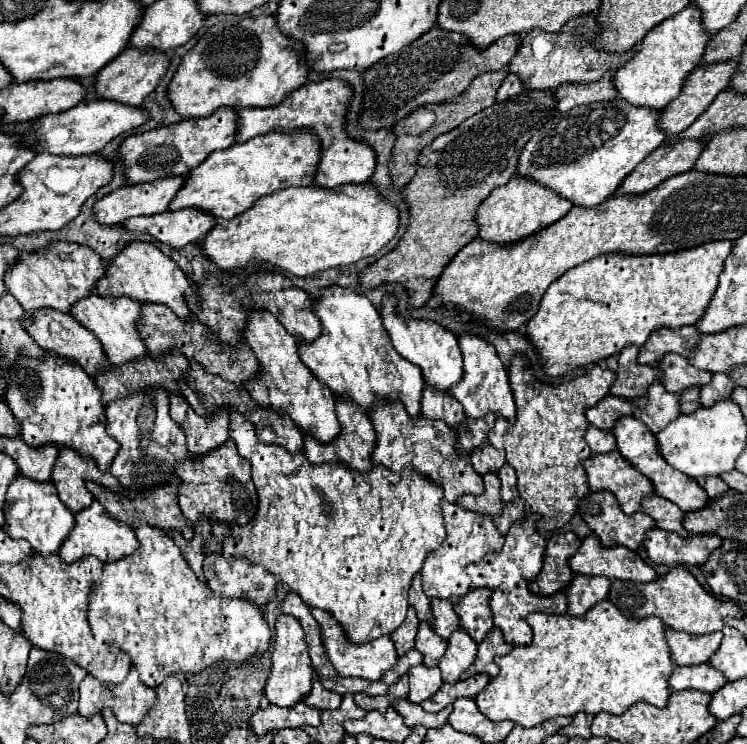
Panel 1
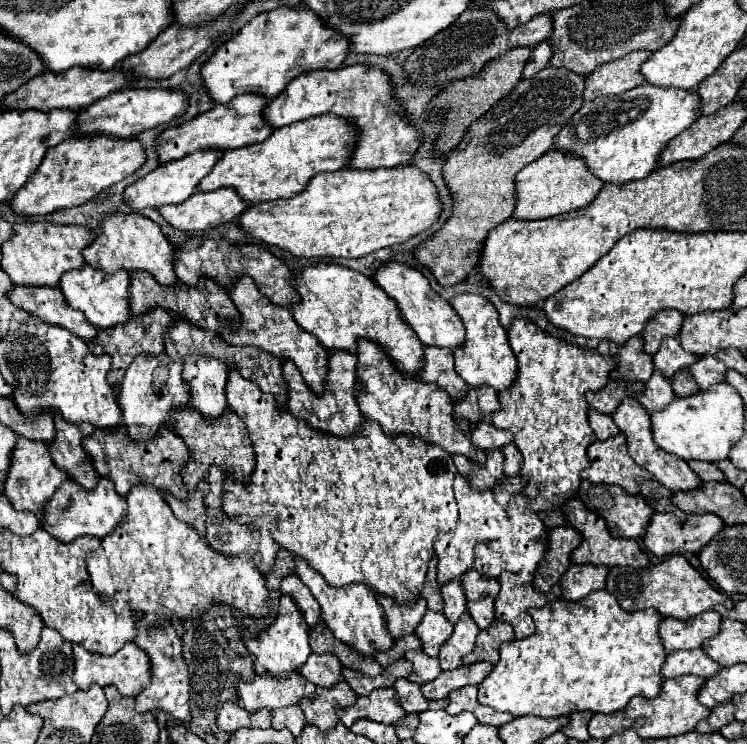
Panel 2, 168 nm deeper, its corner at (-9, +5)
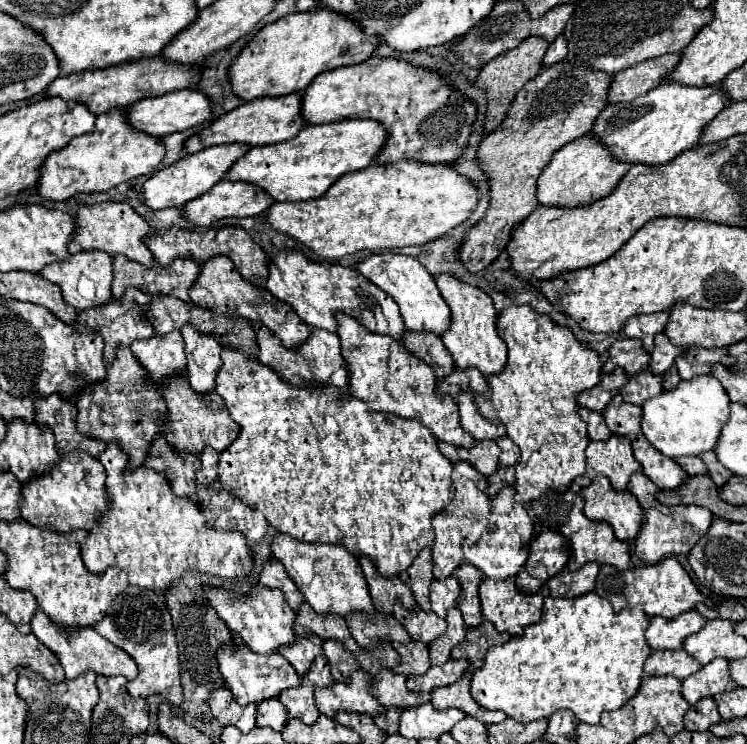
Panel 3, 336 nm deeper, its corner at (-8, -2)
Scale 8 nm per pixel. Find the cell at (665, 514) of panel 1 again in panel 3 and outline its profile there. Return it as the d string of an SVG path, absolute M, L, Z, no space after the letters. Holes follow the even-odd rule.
M636 471L636 473L630 477L630 481L628 481L628 491L636 495L636 499L638 499L638 503L640 503L642 509L650 509L650 507L654 507L654 509L658 509L658 511L664 509L664 505L660 505L660 503L656 501L656 493L658 493L660 489L658 489L642 471Z

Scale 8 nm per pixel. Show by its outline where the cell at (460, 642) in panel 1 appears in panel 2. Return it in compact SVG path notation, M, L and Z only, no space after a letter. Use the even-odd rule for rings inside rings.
M465 612L461 616L461 620L455 626L453 636L443 644L441 654L439 654L439 662L443 670L455 670L457 666L461 666L461 658L467 656L469 652L473 652L475 640L477 640L479 628L473 622L473 618Z

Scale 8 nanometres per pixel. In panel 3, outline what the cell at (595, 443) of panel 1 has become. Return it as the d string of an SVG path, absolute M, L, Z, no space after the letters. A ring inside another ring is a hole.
M582 407L578 409L578 413L580 413L580 417L586 421L586 425L588 425L588 437L590 437L590 439L594 439L594 441L604 441L604 439L610 437L610 431L606 429L606 423L604 423L602 413L592 413L592 411L582 409Z

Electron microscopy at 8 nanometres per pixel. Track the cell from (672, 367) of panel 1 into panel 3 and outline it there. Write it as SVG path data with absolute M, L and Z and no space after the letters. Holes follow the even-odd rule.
M658 333L654 339L654 351L652 351L652 359L650 359L652 373L662 375L674 363L674 359L682 353L684 353L684 349L672 345L664 333Z

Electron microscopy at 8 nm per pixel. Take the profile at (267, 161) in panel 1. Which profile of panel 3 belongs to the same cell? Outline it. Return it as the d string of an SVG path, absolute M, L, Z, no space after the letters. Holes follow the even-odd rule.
M346 119L328 125L308 125L294 139L252 147L226 173L230 181L250 181L266 189L276 201L306 201L322 197L344 173L358 171L376 161L388 131L374 119Z

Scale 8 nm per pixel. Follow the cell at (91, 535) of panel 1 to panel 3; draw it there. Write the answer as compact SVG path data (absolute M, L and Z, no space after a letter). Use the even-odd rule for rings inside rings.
M70 451L60 455L60 461L52 473L22 485L24 501L20 501L20 513L24 513L24 519L32 525L60 533L72 529L92 529L96 517L108 509L108 493L104 481L106 471L94 457L84 451Z

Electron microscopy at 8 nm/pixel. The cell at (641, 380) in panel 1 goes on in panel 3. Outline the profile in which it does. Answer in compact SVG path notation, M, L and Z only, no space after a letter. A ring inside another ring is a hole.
M622 337L612 343L604 371L608 373L614 367L622 367L628 375L632 375L632 373L640 373L642 369L646 369L648 363L650 363L650 355L644 351L642 341Z

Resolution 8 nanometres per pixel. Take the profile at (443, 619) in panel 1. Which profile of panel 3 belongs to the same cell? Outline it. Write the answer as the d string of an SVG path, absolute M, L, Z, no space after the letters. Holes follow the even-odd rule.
M454 575L446 577L444 581L434 579L434 581L432 581L432 593L430 593L432 611L434 611L438 617L446 617L446 611L448 611L450 607L456 607L458 595L460 595L460 585L458 585L458 581L456 581Z

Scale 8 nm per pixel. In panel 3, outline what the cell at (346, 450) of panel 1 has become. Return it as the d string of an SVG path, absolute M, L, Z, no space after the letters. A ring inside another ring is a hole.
M252 325L252 329L256 331L256 345L258 345L256 357L260 357L262 363L270 365L276 373L280 373L284 381L298 387L306 387L308 383L324 385L324 377L328 377L330 385L336 385L344 393L348 393L348 371L344 367L344 357L340 353L340 339L336 333L328 333L326 329L312 329L308 341L304 341L300 349L284 349L284 345L280 345L280 339L272 331L264 329L262 325Z

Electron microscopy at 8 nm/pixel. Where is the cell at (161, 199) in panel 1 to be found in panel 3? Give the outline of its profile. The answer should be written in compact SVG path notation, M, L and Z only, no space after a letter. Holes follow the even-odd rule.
M216 145L212 149L202 149L200 153L192 153L192 157L182 157L180 161L172 163L156 171L142 187L144 203L150 209L166 209L166 207L182 207L184 203L200 197L202 193L210 191L218 181L224 179L228 169L250 149L250 145Z

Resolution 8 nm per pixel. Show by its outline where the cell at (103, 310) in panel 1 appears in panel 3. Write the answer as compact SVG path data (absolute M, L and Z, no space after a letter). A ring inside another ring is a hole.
M90 249L88 253L76 253L76 255L70 255L68 261L56 261L52 265L46 265L40 271L40 275L44 279L60 285L64 301L78 311L88 309L88 307L96 307L96 305L104 305L106 301L112 299L112 293L110 293L112 257L104 251L98 251L98 249Z

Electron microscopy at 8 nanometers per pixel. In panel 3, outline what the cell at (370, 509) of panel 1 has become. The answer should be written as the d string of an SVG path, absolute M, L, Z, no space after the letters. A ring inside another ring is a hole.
M222 349L222 365L220 365L220 373L216 375L214 391L224 399L230 417L240 425L240 435L232 441L232 445L228 449L224 449L218 455L220 483L224 489L232 491L238 499L242 499L250 507L258 509L260 513L264 513L264 517L268 519L270 525L274 525L276 531L286 533L298 541L344 545L352 555L366 555L368 559L372 559L376 563L378 571L386 577L400 575L404 569L408 569L408 565L412 565L412 561L424 547L432 547L434 529L432 529L430 521L450 501L452 463L438 451L436 439L432 437L428 427L420 425L420 421L372 411L358 397L350 397L350 395L344 397L344 393L340 393L340 389L336 389L334 385L308 385L308 387L288 385L278 373L272 373L272 369L268 369L268 365L264 365L260 361L248 361L248 357L244 357L244 353L240 353L238 349Z

